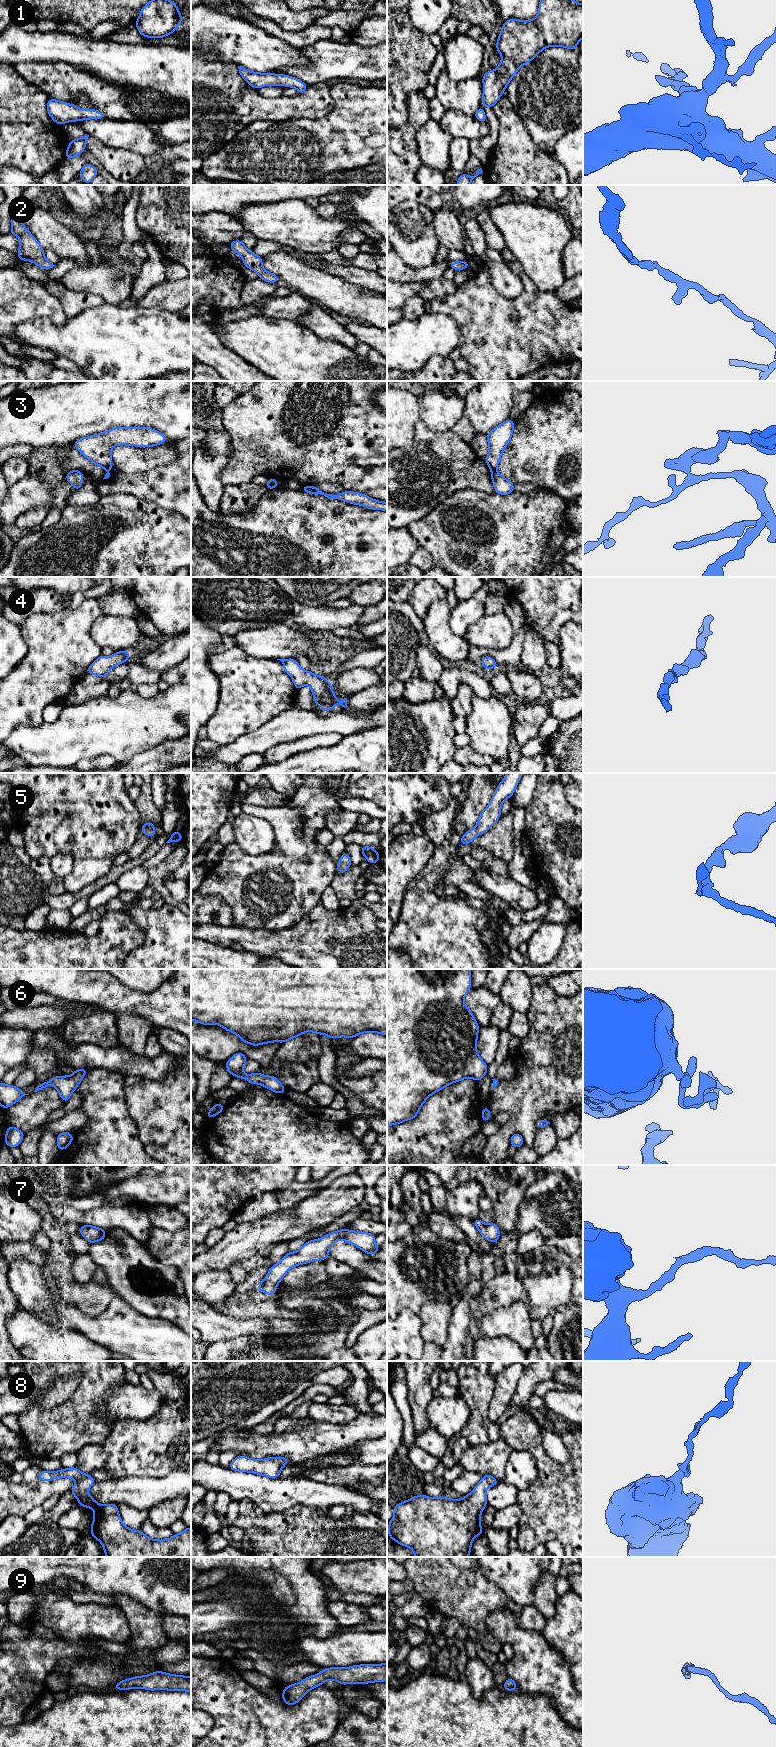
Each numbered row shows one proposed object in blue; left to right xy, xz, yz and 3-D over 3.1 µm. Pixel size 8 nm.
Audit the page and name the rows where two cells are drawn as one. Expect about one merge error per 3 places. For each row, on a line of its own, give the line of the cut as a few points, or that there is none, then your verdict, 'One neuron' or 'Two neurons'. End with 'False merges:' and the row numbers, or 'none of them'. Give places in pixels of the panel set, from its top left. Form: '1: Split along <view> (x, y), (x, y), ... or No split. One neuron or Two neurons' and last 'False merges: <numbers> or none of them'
1: No split. One neuron
2: No split. One neuron
3: Split along yz (492, 469), (495, 470). Two neurons
4: No split. One neuron
5: No split. One neuron
6: No split. One neuron
7: No split. One neuron
8: No split. One neuron
9: No split. One neuron
False merges: 3

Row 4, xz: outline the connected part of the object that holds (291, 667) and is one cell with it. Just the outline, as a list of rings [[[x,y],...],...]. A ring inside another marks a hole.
[[[294,658],[277,659],[283,663],[284,672],[289,674],[294,681],[296,691],[303,685],[308,684],[312,690],[315,703],[323,709],[323,712],[330,711],[337,704],[346,708],[347,698],[342,699],[339,703],[333,693],[331,682],[324,677],[315,675],[300,667]]]

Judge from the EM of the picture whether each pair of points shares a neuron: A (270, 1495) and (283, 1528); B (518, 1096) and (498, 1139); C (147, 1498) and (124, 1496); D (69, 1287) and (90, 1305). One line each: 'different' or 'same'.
A: different
B: same
C: same
D: same

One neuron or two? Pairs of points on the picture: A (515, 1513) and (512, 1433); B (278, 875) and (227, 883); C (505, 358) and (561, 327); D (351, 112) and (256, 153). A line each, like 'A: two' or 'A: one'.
A: two
B: one
C: one
D: one

